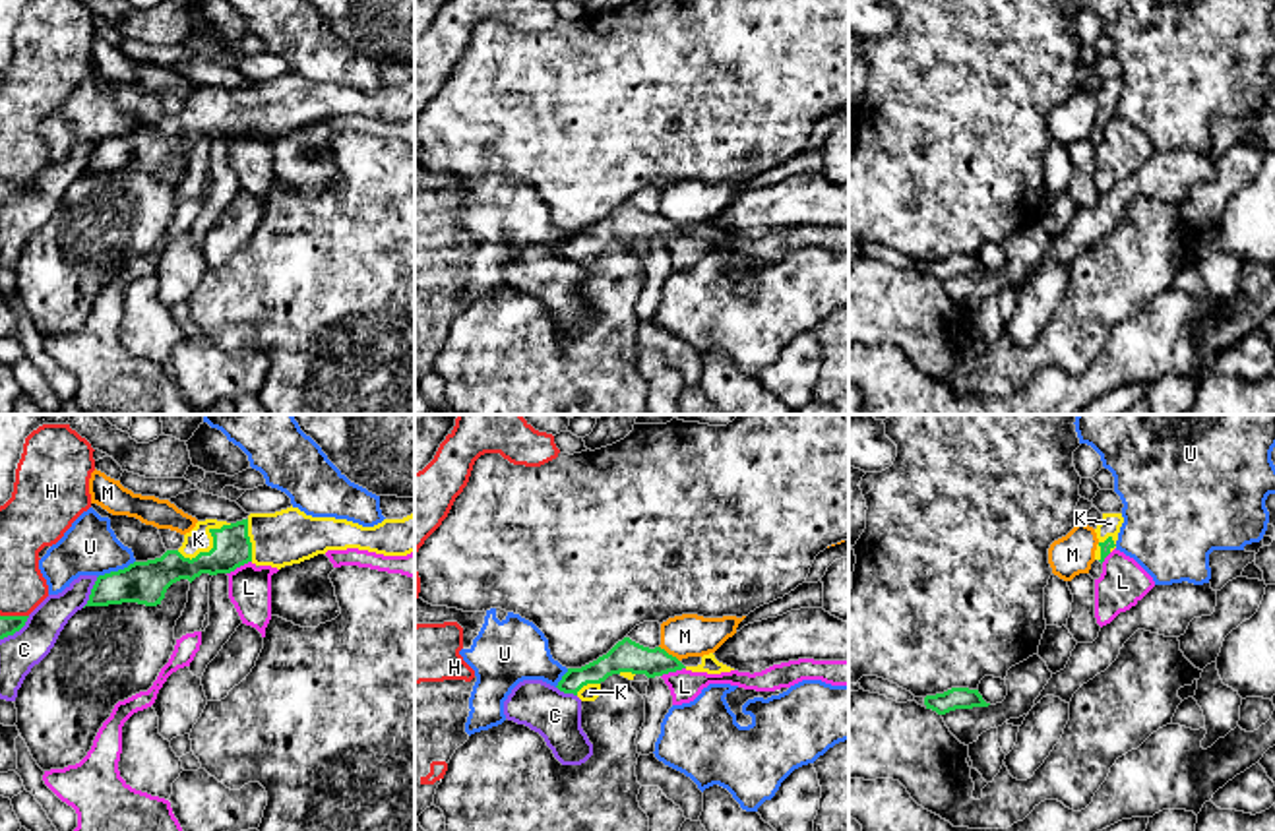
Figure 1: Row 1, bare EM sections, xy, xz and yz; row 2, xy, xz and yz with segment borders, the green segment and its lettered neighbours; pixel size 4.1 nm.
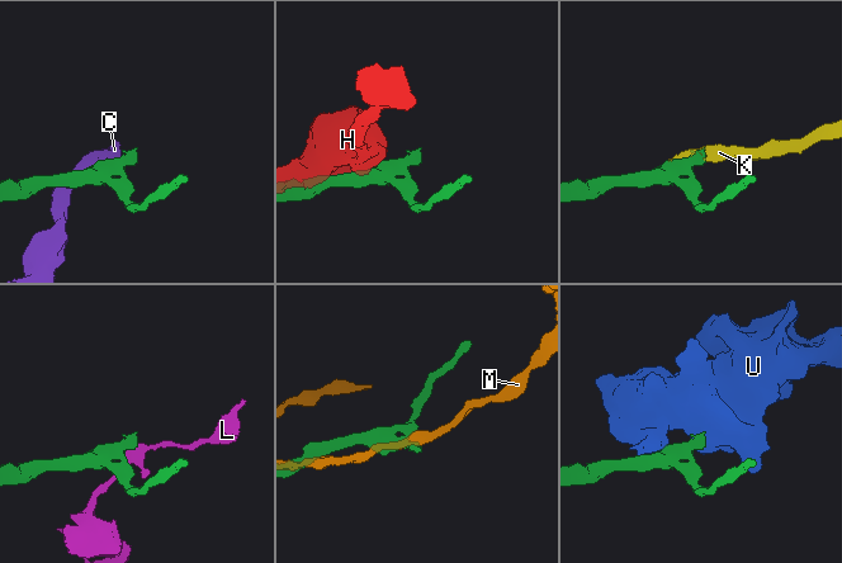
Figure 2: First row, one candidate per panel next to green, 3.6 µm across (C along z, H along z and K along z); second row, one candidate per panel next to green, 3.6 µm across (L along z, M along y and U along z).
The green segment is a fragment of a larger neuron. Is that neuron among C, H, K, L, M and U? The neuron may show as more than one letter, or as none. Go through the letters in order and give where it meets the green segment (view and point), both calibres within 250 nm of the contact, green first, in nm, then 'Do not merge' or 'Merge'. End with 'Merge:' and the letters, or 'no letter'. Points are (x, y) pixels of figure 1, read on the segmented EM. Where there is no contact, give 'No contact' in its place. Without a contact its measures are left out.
C: Touches green at xy (16, 630). Thickness 80 nm (green) against 160 nm. Do not merge
H: Touches green at xy (14, 616). Thickness 80 nm (green) against 190 nm. Do not merge
K: Touches green at xy (214, 547). Thickness 160 nm (green) against 100 nm. Merge
L: Touches green at xy (239, 566). Thickness 160 nm (green) against 180 nm. Do not merge
M: Touches green at xz (667, 653). Thickness 140 nm (green) against 180 nm. Do not merge
U: Touches green at xy (115, 572). Thickness 180 nm (green) against 240 nm. Do not merge
Merge: K

